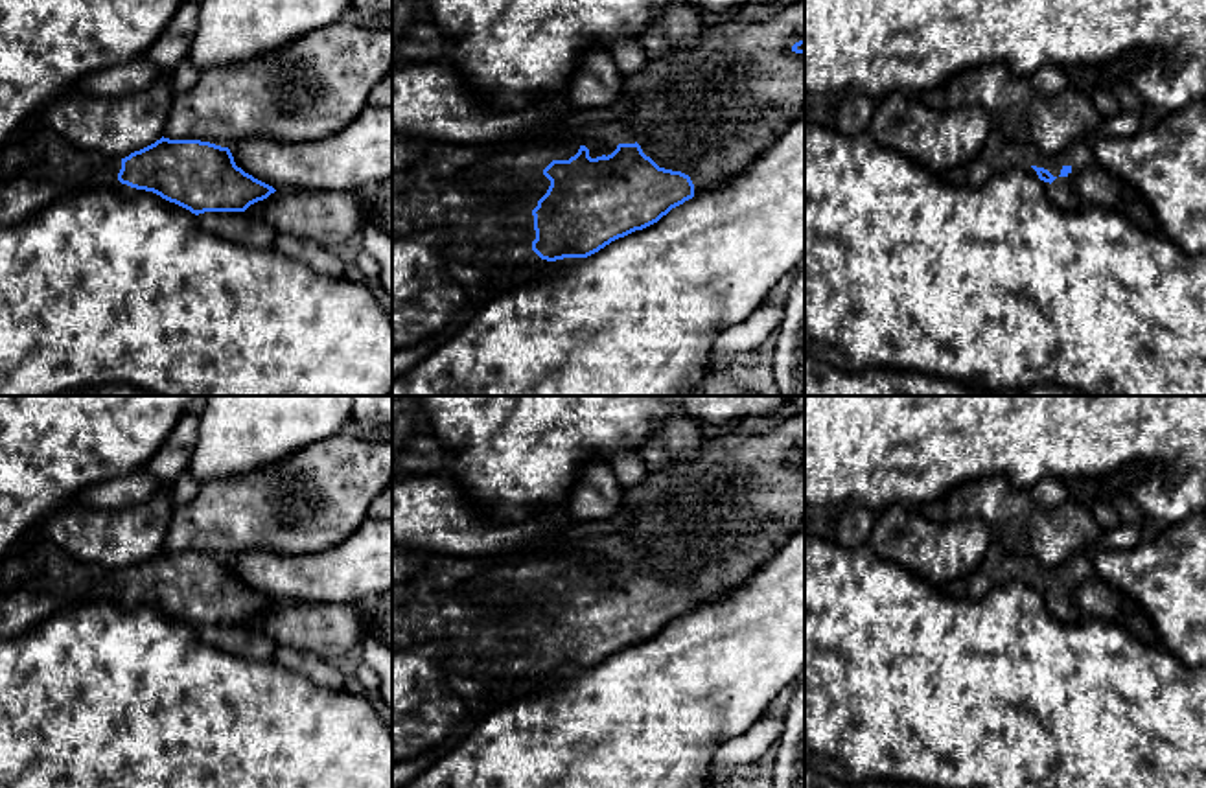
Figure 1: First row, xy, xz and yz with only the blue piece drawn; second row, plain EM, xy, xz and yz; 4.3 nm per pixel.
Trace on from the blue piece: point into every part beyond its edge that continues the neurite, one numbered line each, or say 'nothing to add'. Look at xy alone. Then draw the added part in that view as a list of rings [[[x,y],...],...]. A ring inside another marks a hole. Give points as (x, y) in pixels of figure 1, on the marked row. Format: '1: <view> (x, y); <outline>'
1: xy (39, 164); [[[55,105],[44,107],[0,147],[0,225],[116,182],[120,169],[122,158],[81,147],[59,127]]]

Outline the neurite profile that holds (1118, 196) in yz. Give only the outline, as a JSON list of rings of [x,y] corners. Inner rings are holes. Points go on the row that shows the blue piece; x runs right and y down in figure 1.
[[[1094,173],[1092,184],[1096,188],[1096,199],[1107,208],[1121,214],[1136,226],[1158,234],[1162,230],[1162,223],[1154,214],[1153,206],[1147,199],[1131,184],[1123,182],[1119,177],[1112,173]]]

